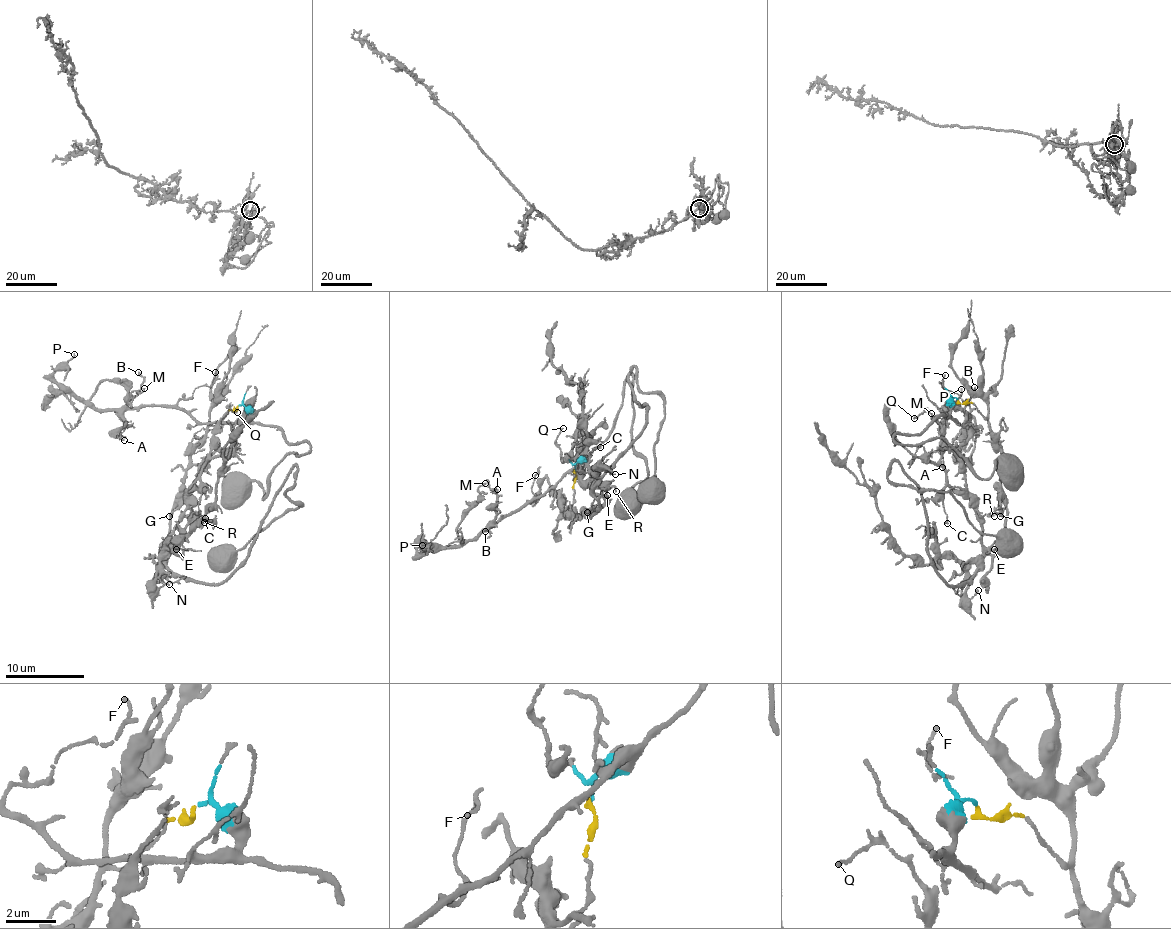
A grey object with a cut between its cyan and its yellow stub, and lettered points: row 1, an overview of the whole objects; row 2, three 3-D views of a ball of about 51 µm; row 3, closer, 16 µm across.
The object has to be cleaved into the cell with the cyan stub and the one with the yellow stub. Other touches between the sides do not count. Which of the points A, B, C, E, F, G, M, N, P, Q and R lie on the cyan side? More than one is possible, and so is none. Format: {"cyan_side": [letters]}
{"cyan_side": ["A", "B", "F", "M", "P"]}

